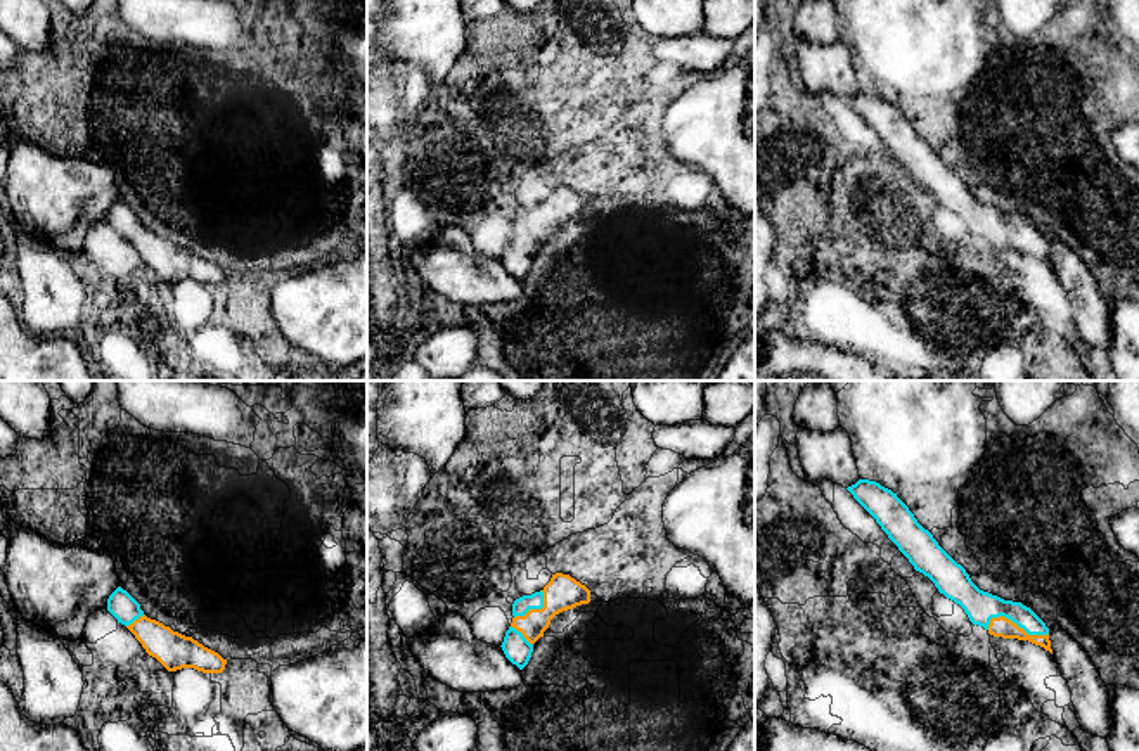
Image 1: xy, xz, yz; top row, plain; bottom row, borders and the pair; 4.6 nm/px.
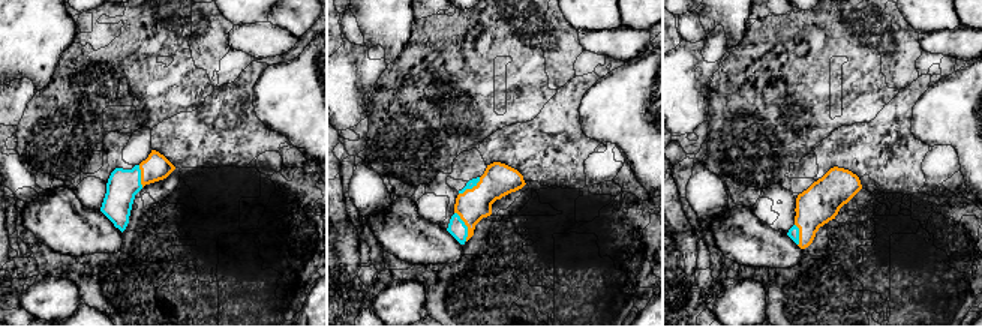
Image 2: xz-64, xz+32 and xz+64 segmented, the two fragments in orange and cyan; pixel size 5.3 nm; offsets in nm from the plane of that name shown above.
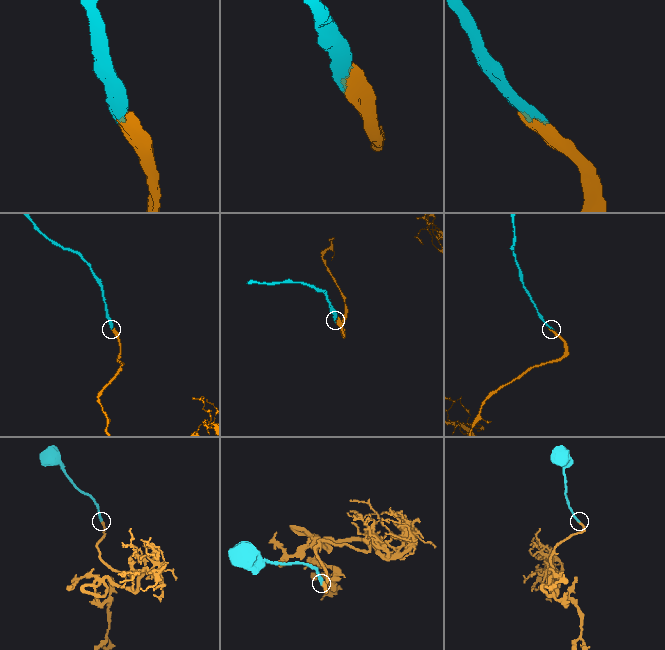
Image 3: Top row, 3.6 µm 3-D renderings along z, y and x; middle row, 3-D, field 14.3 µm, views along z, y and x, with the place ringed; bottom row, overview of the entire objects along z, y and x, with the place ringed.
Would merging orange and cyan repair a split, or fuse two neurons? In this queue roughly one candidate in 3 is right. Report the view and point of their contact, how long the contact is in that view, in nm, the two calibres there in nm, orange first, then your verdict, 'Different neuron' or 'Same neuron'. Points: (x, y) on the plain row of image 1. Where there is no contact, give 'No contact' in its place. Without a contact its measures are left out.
Touches orange at yz (1015, 236). Shared border 300 nm. Thickness 100 nm (orange) against 150 nm. Same neuron

